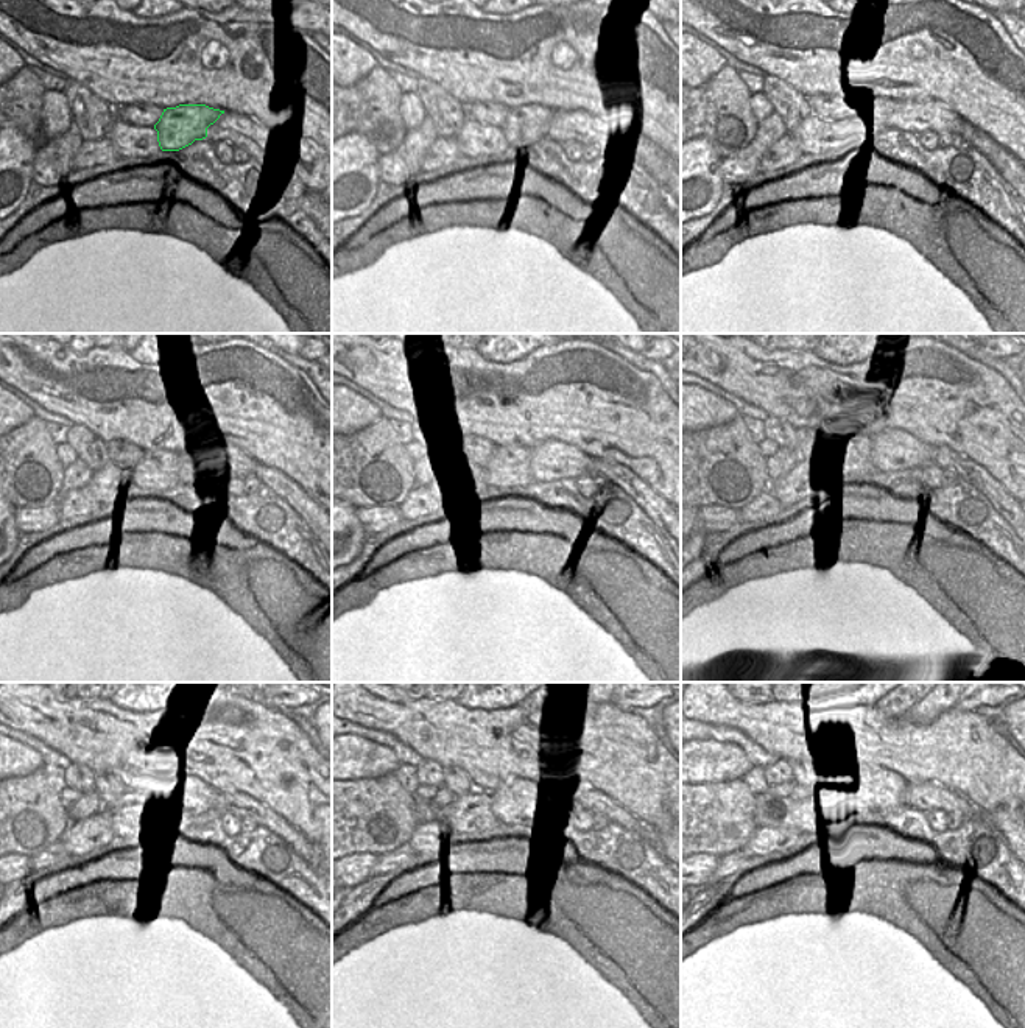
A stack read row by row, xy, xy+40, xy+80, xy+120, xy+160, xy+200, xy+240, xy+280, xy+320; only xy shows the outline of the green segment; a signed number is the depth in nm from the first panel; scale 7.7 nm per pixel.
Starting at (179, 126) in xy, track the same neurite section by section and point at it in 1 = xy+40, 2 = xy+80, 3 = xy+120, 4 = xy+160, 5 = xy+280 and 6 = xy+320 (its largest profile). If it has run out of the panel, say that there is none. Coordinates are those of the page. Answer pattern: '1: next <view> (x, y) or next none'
1: next xy+40 (524, 125)
2: next xy+80 (862, 123)
3: next xy+120 (158, 471)
4: next xy+160 (507, 472)
5: next xy+280 (471, 818)
6: next xy+320 (815, 815)

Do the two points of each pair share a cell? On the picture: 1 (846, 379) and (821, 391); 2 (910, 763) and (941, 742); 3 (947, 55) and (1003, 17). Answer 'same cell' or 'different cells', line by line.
1: same cell
2: same cell
3: different cells

